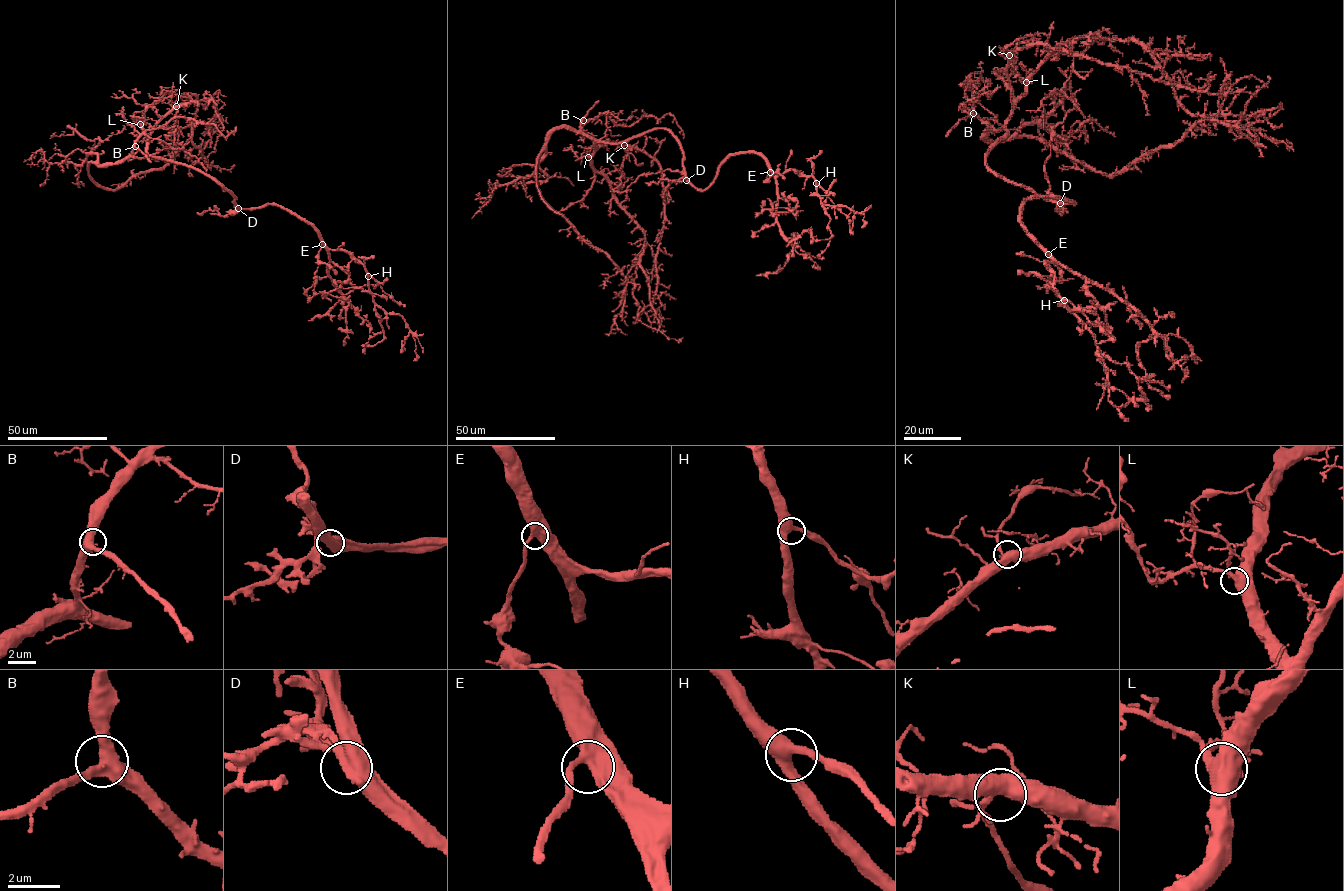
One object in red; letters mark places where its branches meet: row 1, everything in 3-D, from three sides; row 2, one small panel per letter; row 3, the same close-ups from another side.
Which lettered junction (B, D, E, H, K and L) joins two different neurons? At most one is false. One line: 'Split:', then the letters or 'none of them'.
Split: D

